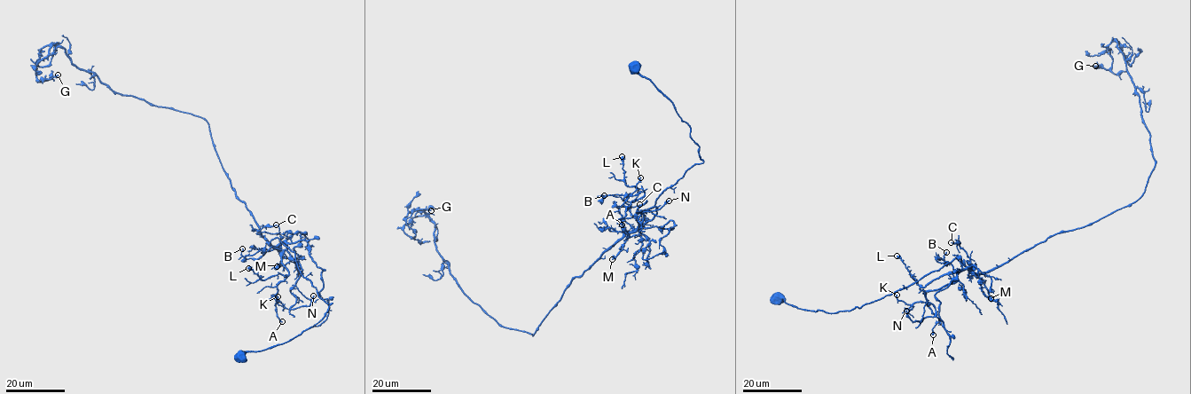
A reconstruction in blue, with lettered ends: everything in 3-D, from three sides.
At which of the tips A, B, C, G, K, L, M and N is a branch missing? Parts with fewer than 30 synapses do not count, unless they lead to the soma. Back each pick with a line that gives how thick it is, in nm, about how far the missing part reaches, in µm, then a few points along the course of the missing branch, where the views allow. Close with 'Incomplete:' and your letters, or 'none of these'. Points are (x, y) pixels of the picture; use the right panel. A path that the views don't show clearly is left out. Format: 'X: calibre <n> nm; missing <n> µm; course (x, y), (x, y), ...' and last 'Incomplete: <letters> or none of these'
G: calibre 280 nm; missing 8 µm; course (1095, 66), (1093, 61), (1084, 55)
Incomplete: G

